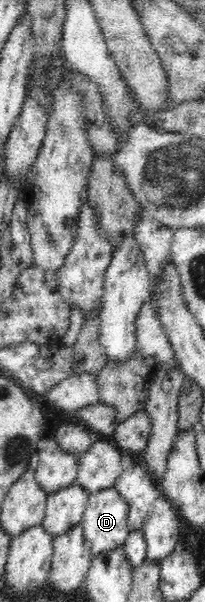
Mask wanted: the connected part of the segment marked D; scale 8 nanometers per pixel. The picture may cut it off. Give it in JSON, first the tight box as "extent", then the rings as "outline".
{"extent":[82,486,130,555],"outline":[[[113,486],[102,492],[91,494],[86,503],[85,514],[83,515],[82,527],[86,547],[91,554],[97,555],[107,550],[113,550],[117,546],[124,546],[124,541],[130,533],[128,526],[128,505],[121,497],[121,494]]]}

